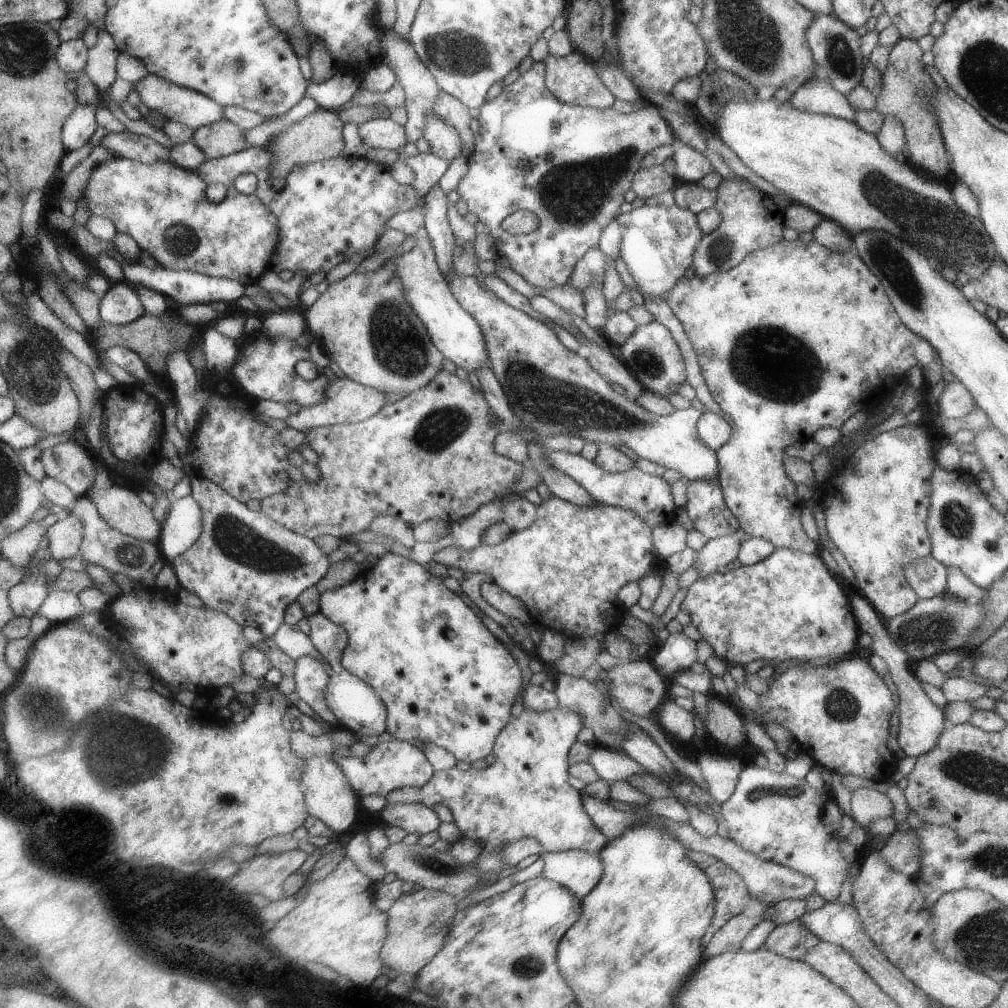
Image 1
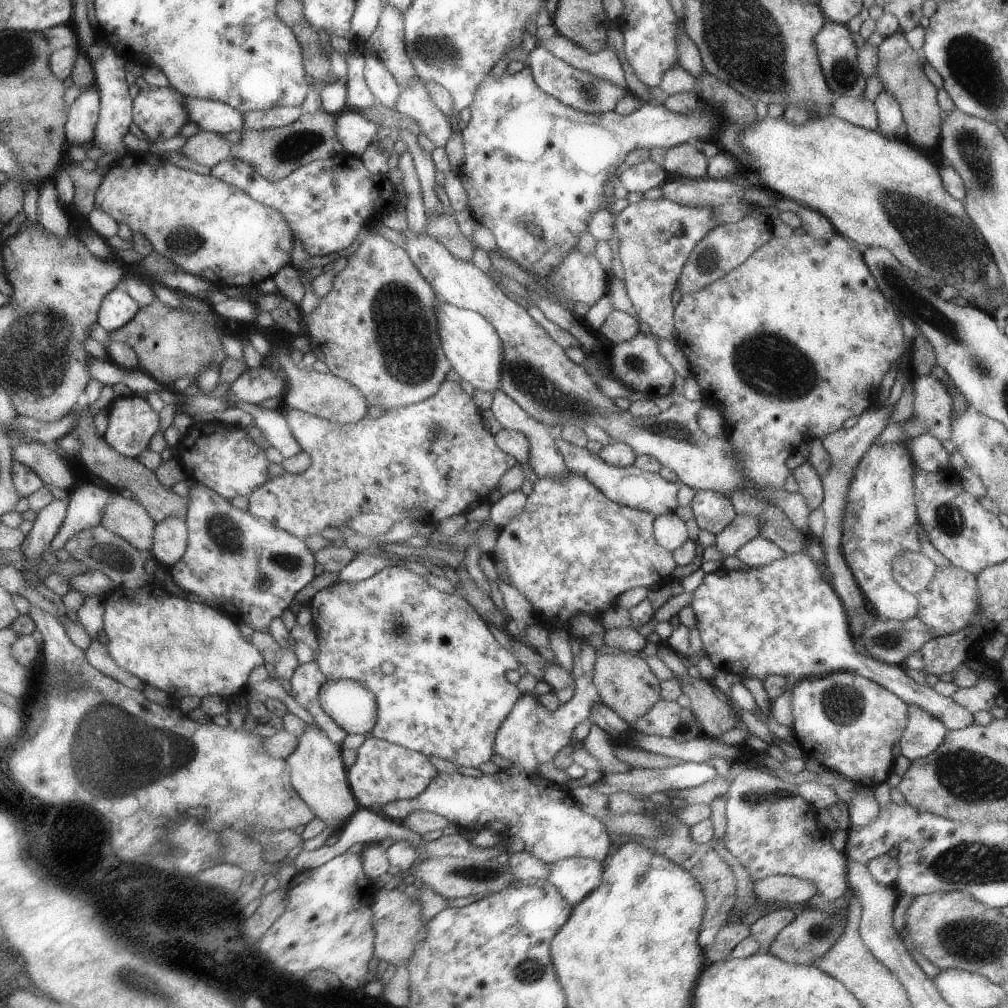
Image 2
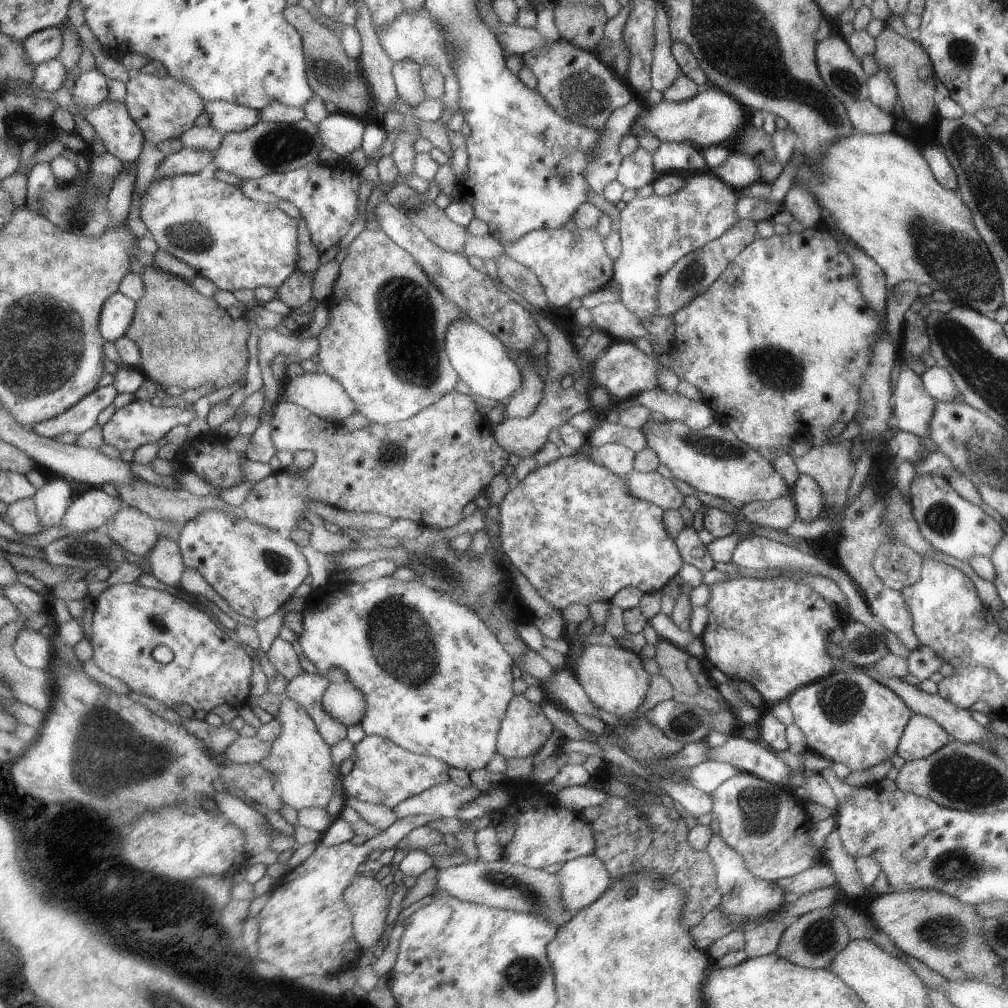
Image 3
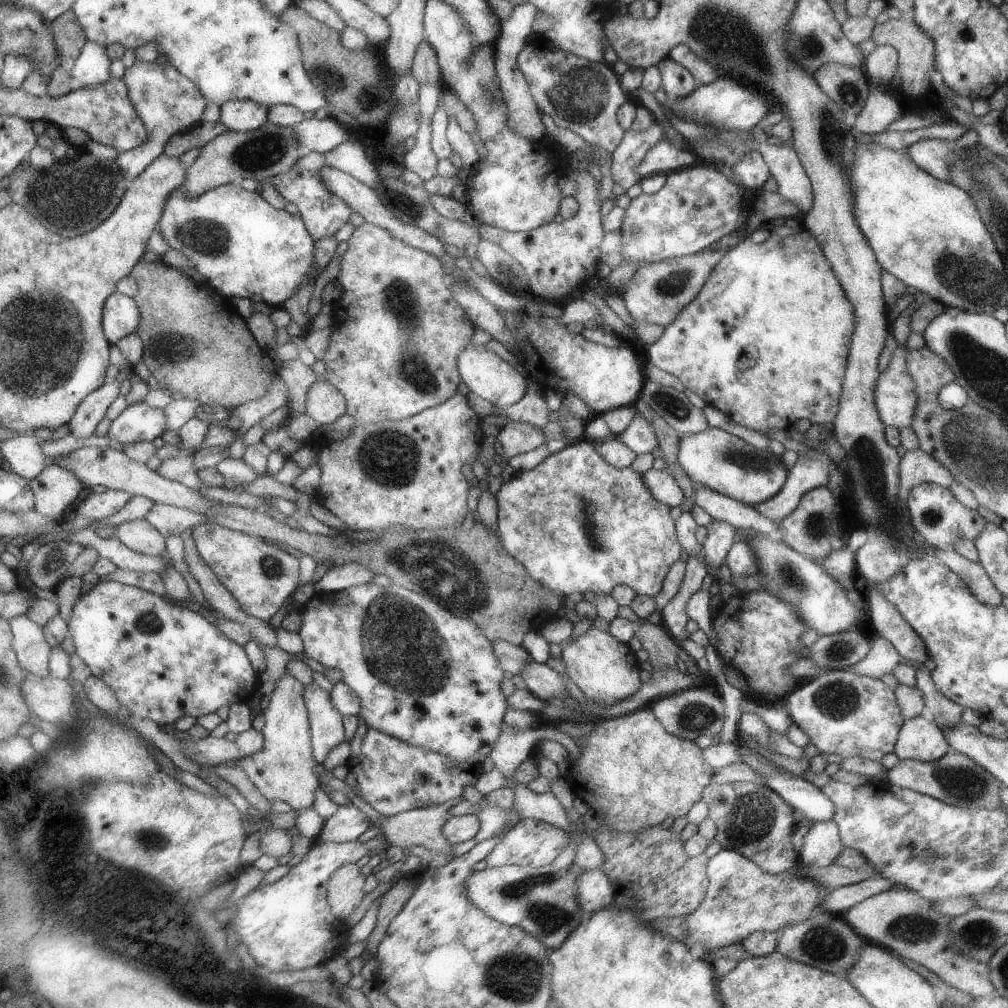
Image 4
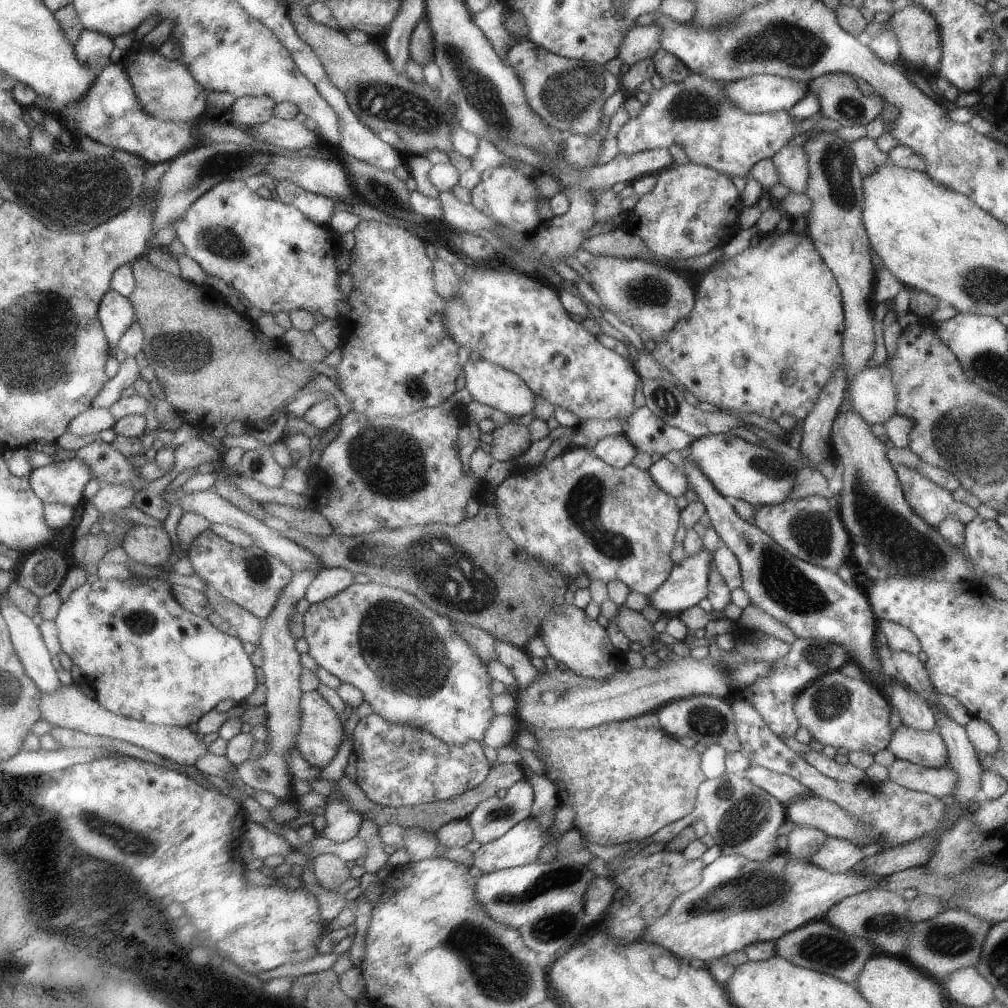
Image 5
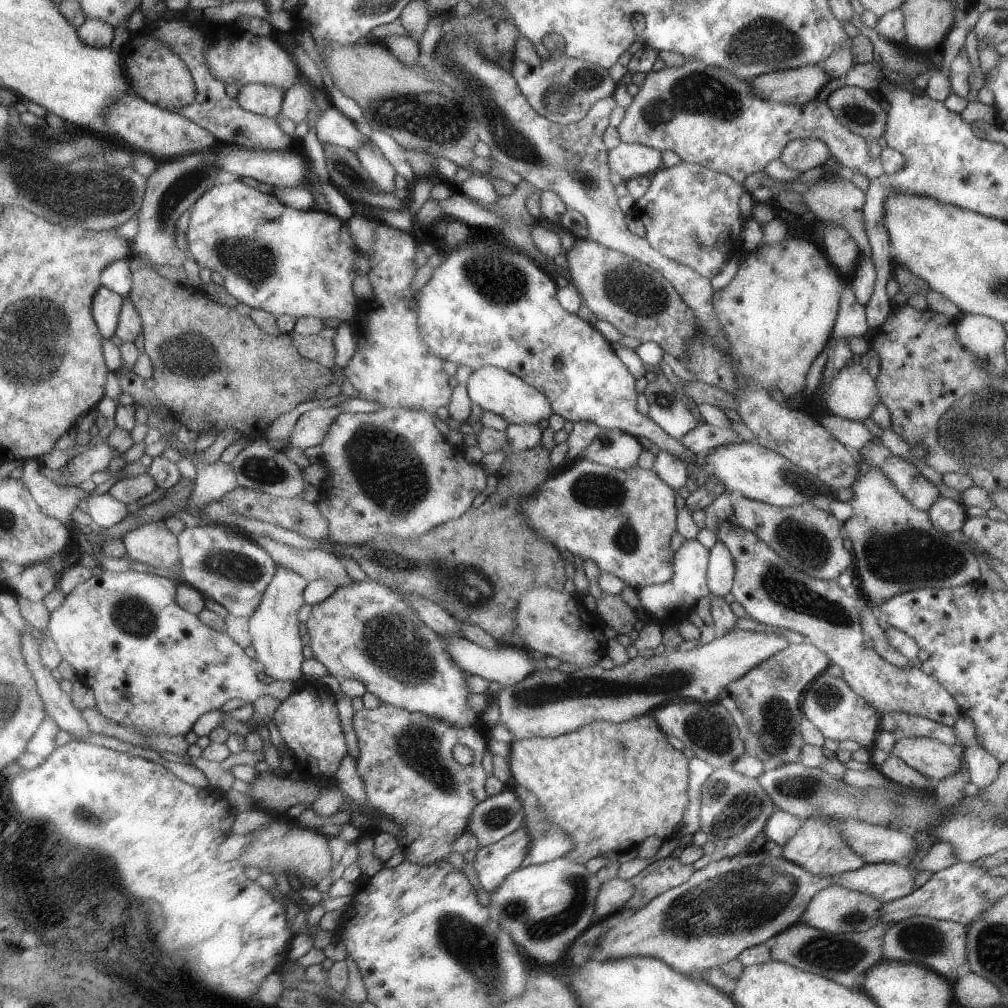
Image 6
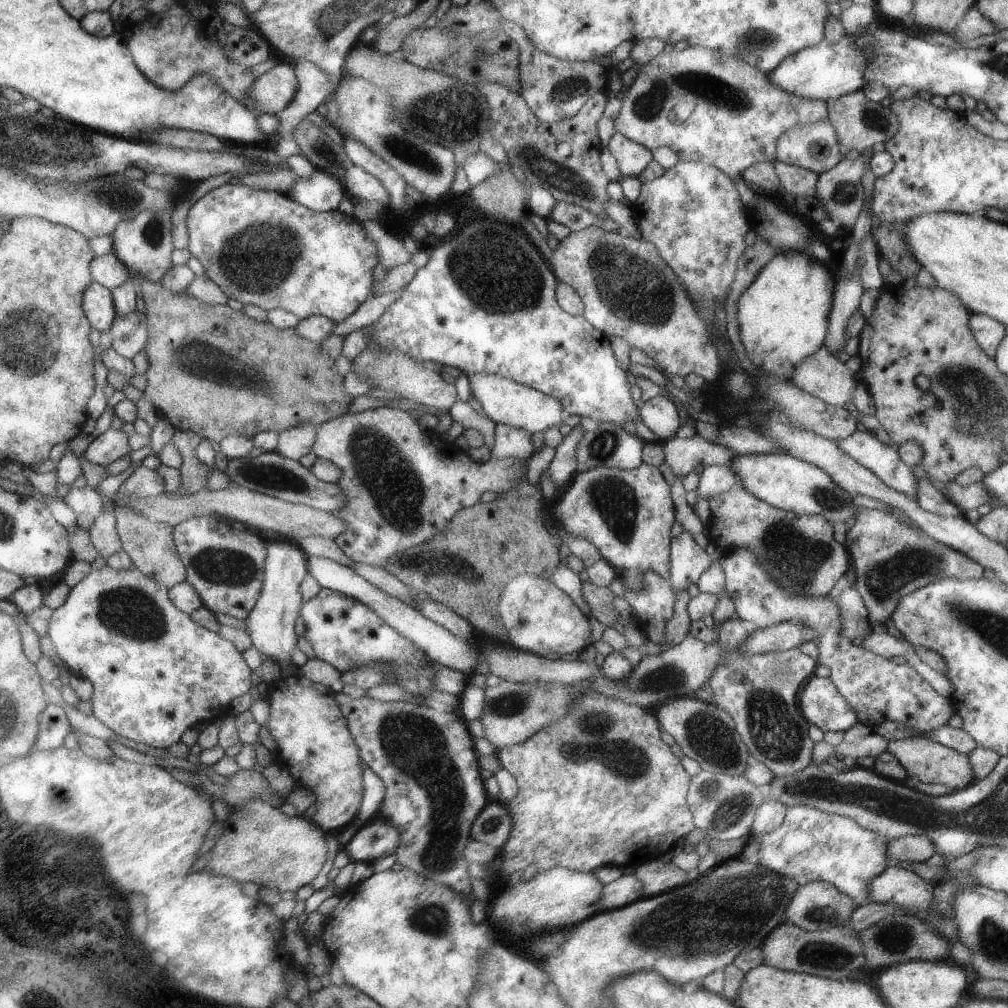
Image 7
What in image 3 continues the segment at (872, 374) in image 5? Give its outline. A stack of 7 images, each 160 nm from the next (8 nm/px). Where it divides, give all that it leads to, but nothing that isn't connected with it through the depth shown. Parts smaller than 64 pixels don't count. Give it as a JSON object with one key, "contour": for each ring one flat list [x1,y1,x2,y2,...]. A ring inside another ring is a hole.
{"contour":[[905,365,896,382,891,404,900,431,916,434,922,439,930,438,937,401,924,388,921,376]]}

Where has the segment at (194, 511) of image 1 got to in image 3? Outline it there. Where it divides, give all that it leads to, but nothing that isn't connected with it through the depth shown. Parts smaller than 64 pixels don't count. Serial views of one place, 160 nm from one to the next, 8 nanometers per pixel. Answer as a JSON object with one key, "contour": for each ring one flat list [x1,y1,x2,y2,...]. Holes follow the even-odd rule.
{"contour":[[161,535,161,541,150,554,150,562,162,582,180,588,180,578,184,578,187,566,179,540]]}

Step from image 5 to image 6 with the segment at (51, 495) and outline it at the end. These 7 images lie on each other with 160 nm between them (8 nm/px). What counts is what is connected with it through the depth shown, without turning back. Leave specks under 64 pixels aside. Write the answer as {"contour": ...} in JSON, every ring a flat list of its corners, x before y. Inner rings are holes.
{"contour":[[109,442,98,444,94,448,84,453,79,453,76,458,72,459,66,468,68,474,72,474,77,481,77,485,91,480,94,474,100,471,109,470,112,460,118,457,118,452,110,446]]}

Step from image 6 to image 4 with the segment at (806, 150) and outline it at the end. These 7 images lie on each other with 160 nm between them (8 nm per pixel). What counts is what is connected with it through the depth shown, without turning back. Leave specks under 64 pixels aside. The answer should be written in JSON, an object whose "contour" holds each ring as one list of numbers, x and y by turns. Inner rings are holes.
{"contour":[[767,142,759,144,758,150,779,184,779,193,798,207,801,215,805,215,813,207,814,191,798,153,792,146,770,145]]}

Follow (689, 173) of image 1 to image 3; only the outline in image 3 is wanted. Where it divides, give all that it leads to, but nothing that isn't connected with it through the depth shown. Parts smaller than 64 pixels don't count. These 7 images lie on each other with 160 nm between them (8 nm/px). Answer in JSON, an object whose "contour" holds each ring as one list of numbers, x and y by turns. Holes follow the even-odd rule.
{"contour":[[661,141,658,146,658,151,653,156,654,169,658,174,672,173,672,172,696,172,704,173,710,171,706,160,699,147,692,145,691,143,670,143]]}

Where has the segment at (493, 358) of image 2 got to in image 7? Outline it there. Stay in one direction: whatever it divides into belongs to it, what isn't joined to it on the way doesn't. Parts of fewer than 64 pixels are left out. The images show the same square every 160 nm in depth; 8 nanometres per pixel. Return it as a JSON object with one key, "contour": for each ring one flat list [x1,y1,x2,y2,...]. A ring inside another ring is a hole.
{"contour":[[474,374,468,376,474,396,482,404,483,412,496,424,512,426,536,434,546,432,550,426,559,426,565,418,564,406,558,398,543,394,534,388,520,385,514,380,496,376,496,374]]}

